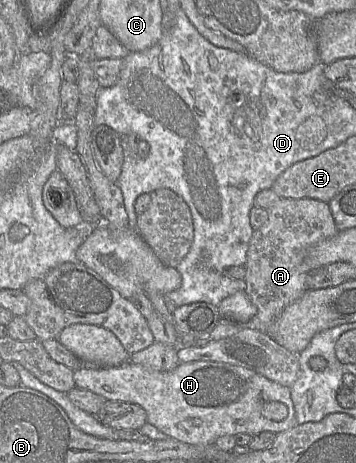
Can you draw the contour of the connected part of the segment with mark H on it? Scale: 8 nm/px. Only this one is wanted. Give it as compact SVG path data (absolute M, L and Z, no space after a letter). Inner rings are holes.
M128 361L120 366L109 368L83 366L73 374L75 385L79 389L101 395L107 401L128 402L140 406L146 412L148 423L169 438L186 444L213 444L221 436L235 436L241 433L251 436L261 432L278 434L297 425L290 388L241 366L215 361L195 361L179 363L169 372L158 372ZM272 401L281 402L287 407L288 414L284 420L276 422L263 416L263 404Z

